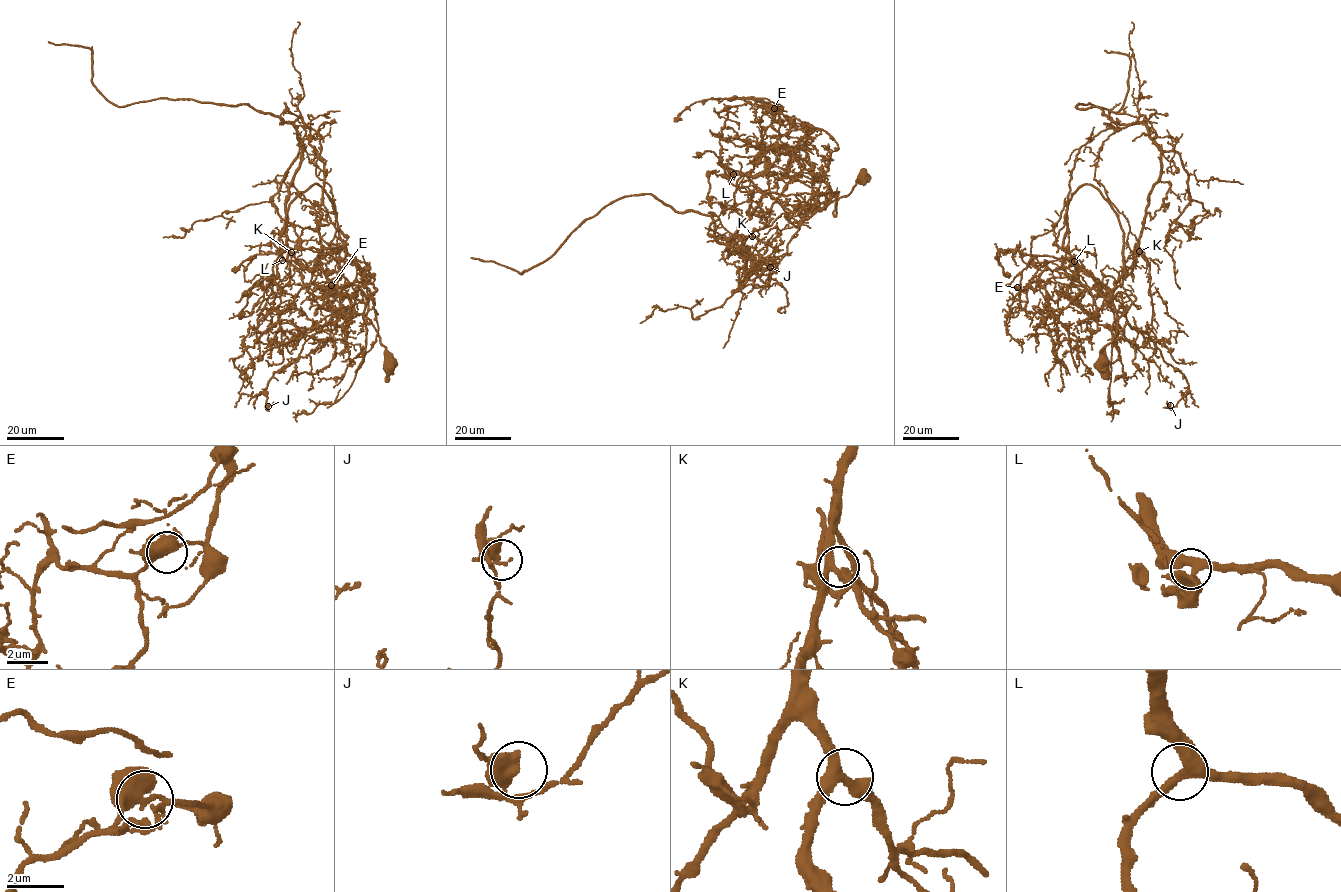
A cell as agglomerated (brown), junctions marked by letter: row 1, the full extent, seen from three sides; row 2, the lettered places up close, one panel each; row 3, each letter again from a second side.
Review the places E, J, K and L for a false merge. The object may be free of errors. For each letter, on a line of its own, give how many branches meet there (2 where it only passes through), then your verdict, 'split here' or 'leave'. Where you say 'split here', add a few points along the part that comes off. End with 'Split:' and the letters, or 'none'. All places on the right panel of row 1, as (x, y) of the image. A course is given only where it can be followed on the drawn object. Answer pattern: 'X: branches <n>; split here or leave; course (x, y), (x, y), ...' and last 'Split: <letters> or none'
E: branches 3; split here; course (1017, 288), (1032, 240), (1060, 217), (1079, 150), (1145, 120), (1075, 107), (1124, 102), (1130, 58), (1105, 50)
J: branches 3; leave
K: branches 3; leave
L: branches 3; leave
Split: E

